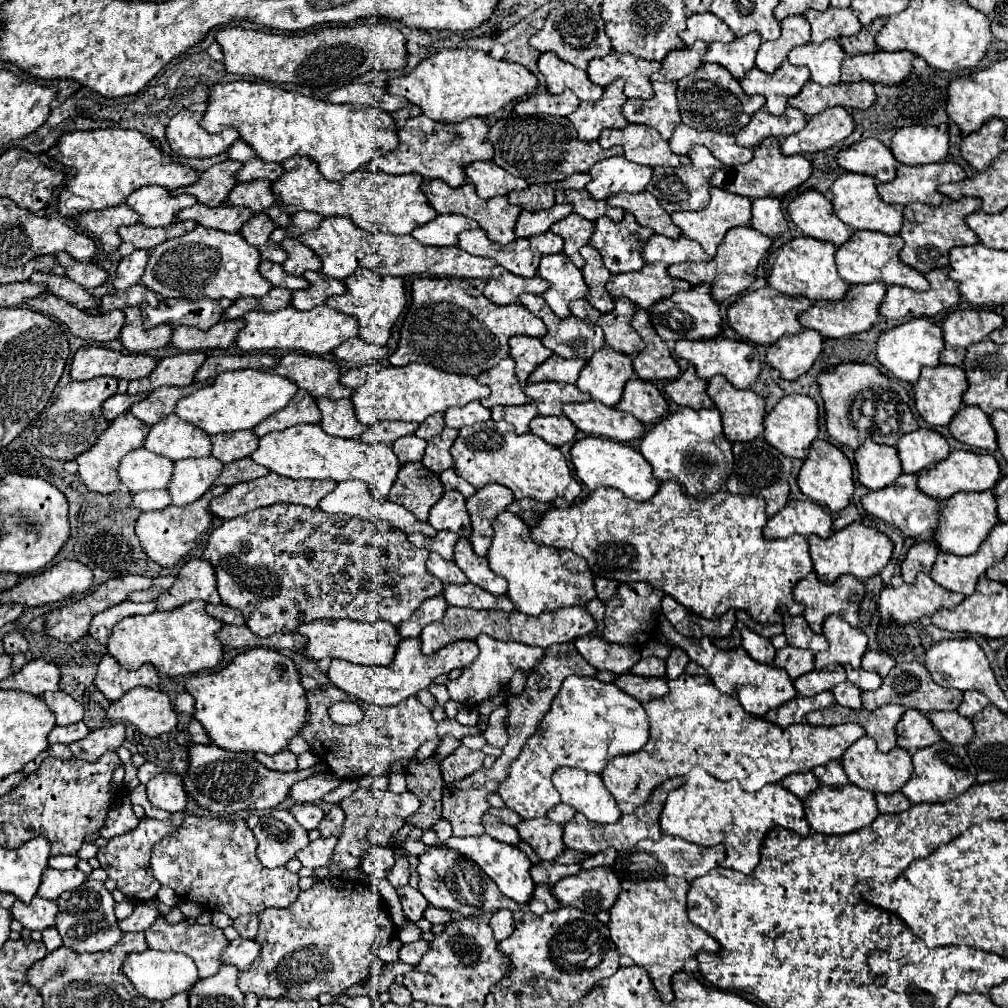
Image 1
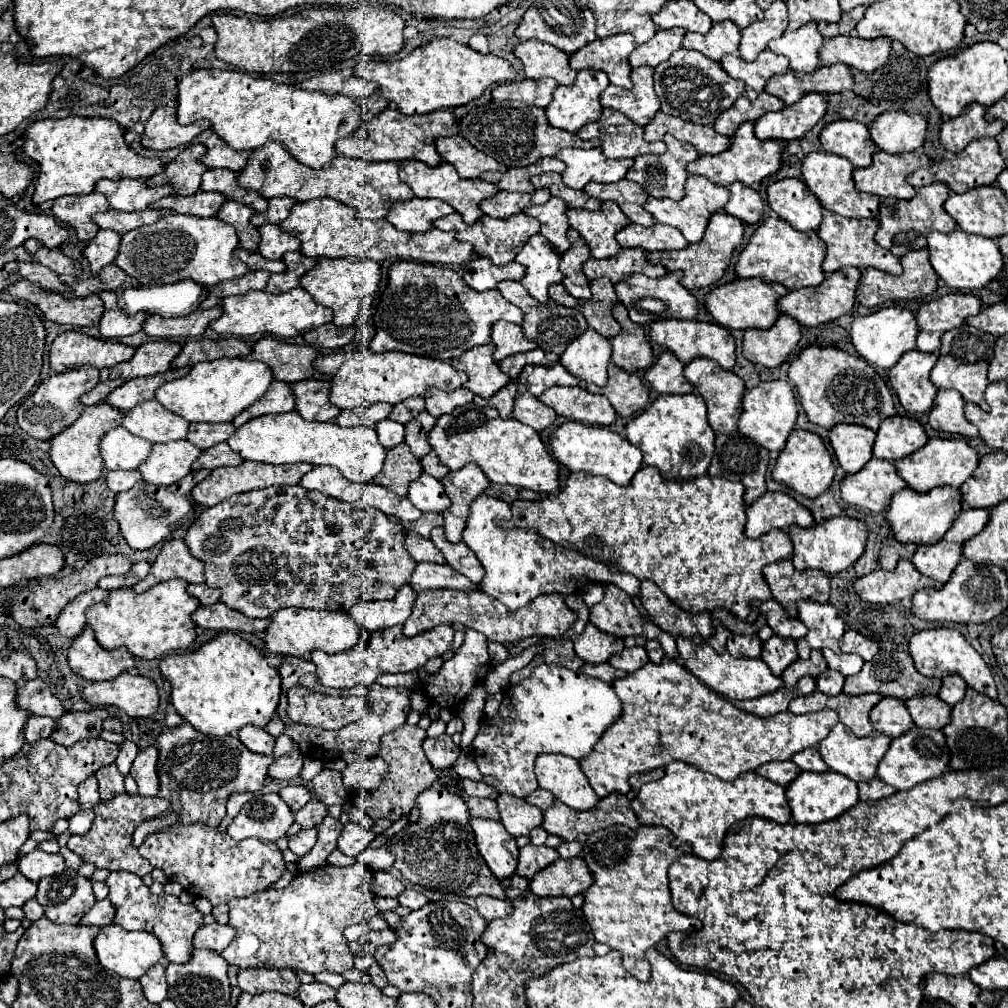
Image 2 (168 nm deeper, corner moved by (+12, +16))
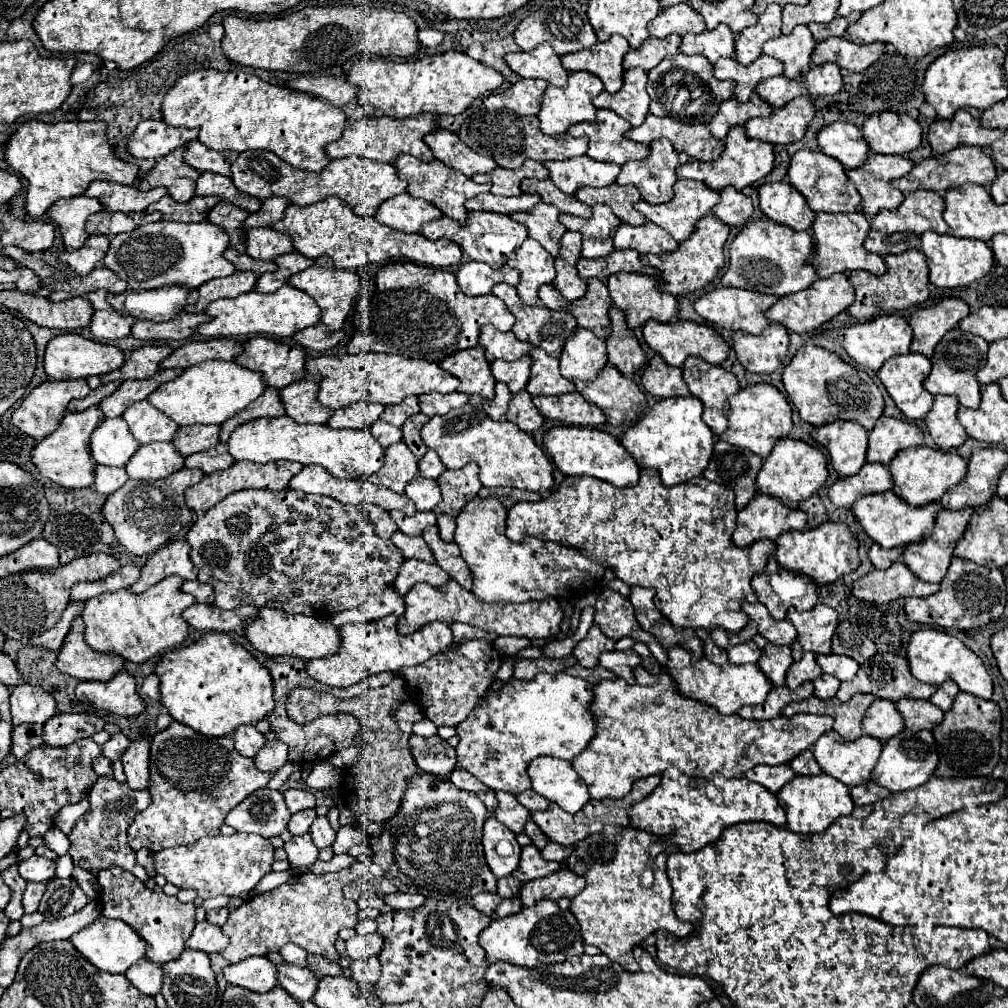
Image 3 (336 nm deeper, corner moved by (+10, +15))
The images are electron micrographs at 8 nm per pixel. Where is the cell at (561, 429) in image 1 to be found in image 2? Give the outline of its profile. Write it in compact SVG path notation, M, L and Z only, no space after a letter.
M518 394L516 396L512 416L516 420L520 420L522 424L534 428L536 432L548 428L554 422L554 418L556 418L552 408L546 408L538 398L534 398L530 394Z

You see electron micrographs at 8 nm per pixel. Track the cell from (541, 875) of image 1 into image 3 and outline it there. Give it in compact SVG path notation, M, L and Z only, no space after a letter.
M528 845L522 849L522 855L520 855L520 865L518 869L512 873L518 881L526 883L526 881L532 881L532 879L540 879L540 877L546 877L554 871L558 871L562 865L556 863L556 861L548 861L542 857L540 849L536 845Z

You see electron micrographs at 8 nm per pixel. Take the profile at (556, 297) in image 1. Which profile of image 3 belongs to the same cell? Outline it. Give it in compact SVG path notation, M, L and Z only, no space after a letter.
M526 239L514 253L514 257L508 259L510 267L520 269L520 283L518 283L518 297L526 305L538 303L538 289L544 283L552 283L556 277L554 269L554 257L544 251L544 247L538 241Z

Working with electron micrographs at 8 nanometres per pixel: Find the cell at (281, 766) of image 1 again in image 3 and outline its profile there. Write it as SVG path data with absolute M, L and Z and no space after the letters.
M240 725L234 731L234 741L238 753L242 753L244 757L254 757L258 749L266 743L266 737L254 725Z

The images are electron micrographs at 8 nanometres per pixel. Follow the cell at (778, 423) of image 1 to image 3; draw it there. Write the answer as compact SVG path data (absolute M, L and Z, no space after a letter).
M768 383L748 385L746 389L740 389L736 395L732 395L728 401L730 401L730 415L728 415L730 425L728 425L728 431L720 435L720 439L740 449L750 449L762 459L766 459L772 453L772 447L776 445L776 441L786 437L792 429L790 403L774 385L768 385Z

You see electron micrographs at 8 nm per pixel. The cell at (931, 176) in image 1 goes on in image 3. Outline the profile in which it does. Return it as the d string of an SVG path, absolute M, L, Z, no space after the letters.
M872 153L864 167L848 169L846 175L862 197L862 213L876 215L882 209L898 209L904 195L892 187L892 179L904 177L912 167L908 157Z

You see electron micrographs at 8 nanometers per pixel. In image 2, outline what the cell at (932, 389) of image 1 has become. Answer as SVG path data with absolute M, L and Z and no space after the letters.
M918 350L906 352L890 370L888 380L910 414L928 414L938 388L930 384L930 370L936 364L936 354L924 354Z

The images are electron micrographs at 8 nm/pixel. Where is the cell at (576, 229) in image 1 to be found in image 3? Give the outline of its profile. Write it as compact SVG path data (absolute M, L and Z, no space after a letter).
M538 203L530 211L512 213L512 219L524 223L532 239L536 239L552 257L560 253L560 237L566 233L564 225L558 221L558 209L548 203Z

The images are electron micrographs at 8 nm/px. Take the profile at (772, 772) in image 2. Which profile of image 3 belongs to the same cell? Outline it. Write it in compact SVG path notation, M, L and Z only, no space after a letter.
M758 765L758 767L750 769L748 773L744 773L744 777L748 777L754 783L764 785L772 793L778 793L788 781L792 781L796 777L796 773L792 771L790 765L778 765L778 767Z

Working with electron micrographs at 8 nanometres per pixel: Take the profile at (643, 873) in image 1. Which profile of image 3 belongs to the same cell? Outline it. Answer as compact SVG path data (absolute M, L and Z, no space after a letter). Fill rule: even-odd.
M604 825L600 833L580 841L564 863L570 871L580 873L586 879L584 891L570 903L570 911L582 927L584 943L596 945L604 955L632 973L640 969L632 949L656 929L670 931L676 937L688 937L694 931L690 923L676 917L672 907L672 887L666 877L666 859L672 851L678 851L678 847L672 845L652 859L648 849L654 843L662 843L662 837L652 837L652 833L644 833L642 829ZM648 867L654 871L654 883L642 887L640 877Z

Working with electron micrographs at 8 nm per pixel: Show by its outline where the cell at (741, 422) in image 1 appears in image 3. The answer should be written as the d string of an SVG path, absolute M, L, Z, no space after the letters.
M688 357L682 371L690 393L704 403L706 425L716 435L722 435L728 429L728 395L740 391L736 375L700 357Z

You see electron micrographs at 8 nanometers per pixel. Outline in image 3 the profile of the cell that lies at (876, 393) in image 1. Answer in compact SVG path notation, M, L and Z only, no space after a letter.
M802 347L782 373L784 387L796 405L800 419L820 427L834 419L848 419L860 423L866 431L872 431L876 419L884 413L884 395L876 381L864 371L824 347Z

